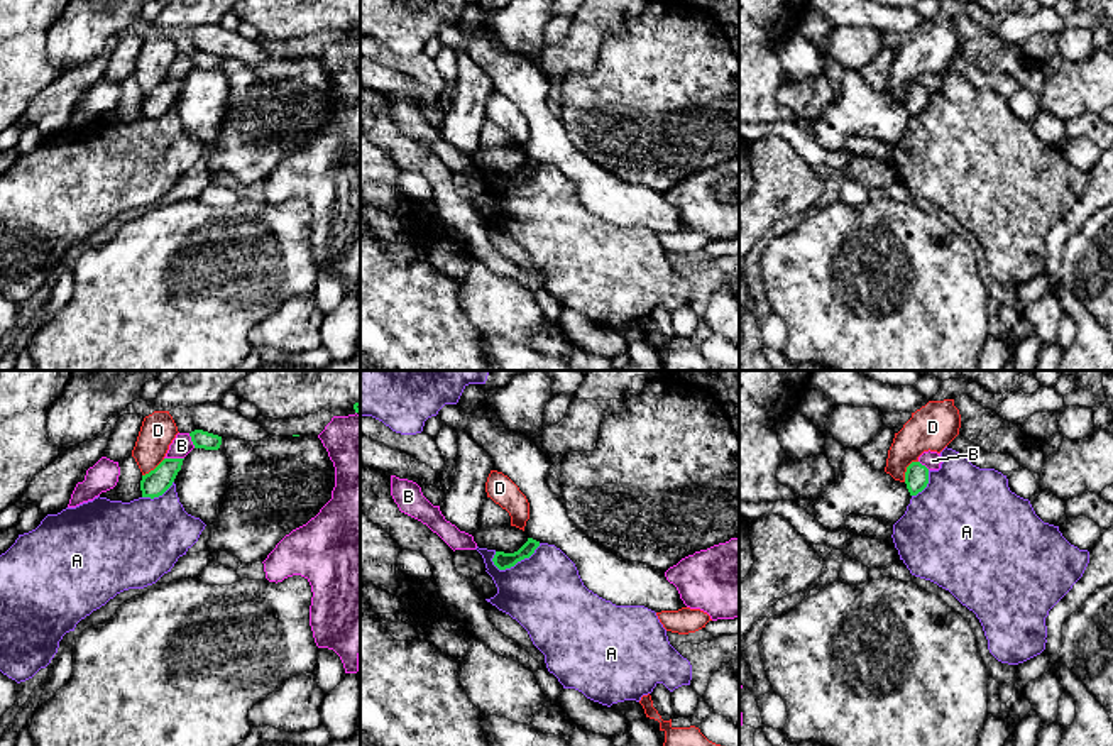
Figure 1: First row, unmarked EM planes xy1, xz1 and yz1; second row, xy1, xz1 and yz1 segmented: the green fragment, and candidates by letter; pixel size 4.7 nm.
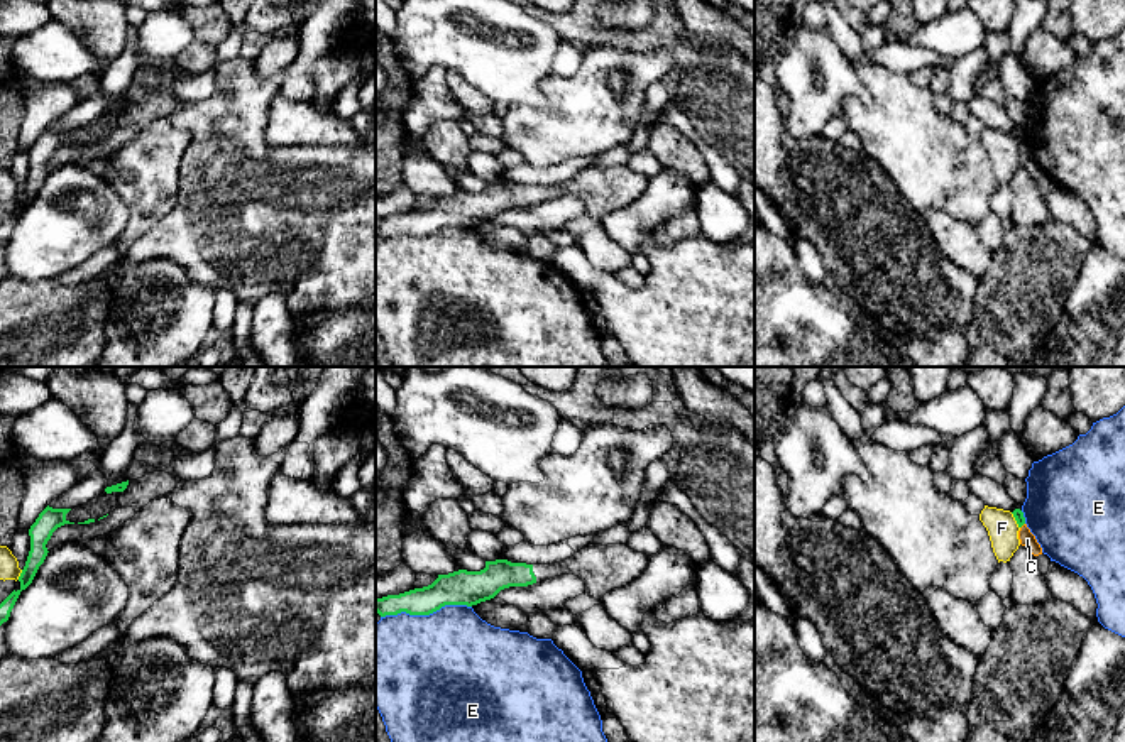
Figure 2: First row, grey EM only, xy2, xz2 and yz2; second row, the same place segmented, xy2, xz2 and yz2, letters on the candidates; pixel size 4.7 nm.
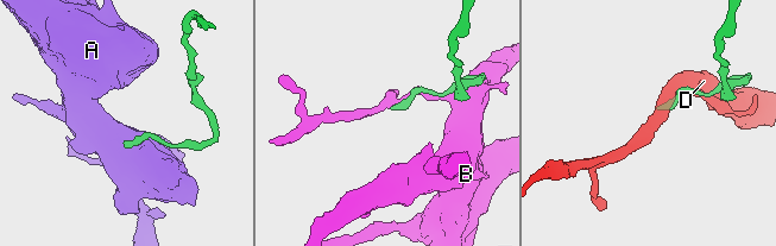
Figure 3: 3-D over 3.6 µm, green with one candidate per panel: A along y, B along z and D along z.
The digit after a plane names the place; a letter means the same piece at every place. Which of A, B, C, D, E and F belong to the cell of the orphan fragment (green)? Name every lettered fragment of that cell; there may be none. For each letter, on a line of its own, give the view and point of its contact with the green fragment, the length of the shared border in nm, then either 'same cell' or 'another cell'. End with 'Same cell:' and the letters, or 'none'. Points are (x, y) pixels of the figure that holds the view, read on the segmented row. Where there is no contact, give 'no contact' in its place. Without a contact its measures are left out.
A: contact xz1 (516, 562); length 260 nm; another cell
B: contact xy1 (175, 459); length 100 nm; another cell
C: contact yz2 (1022, 524); length 40 nm; another cell
D: contact yz1 (907, 469); length 120 nm; another cell
E: contact xz2 (425, 614); length 440 nm; another cell
F: contact yz2 (1015, 519); length 90 nm; another cell
Same cell: none

